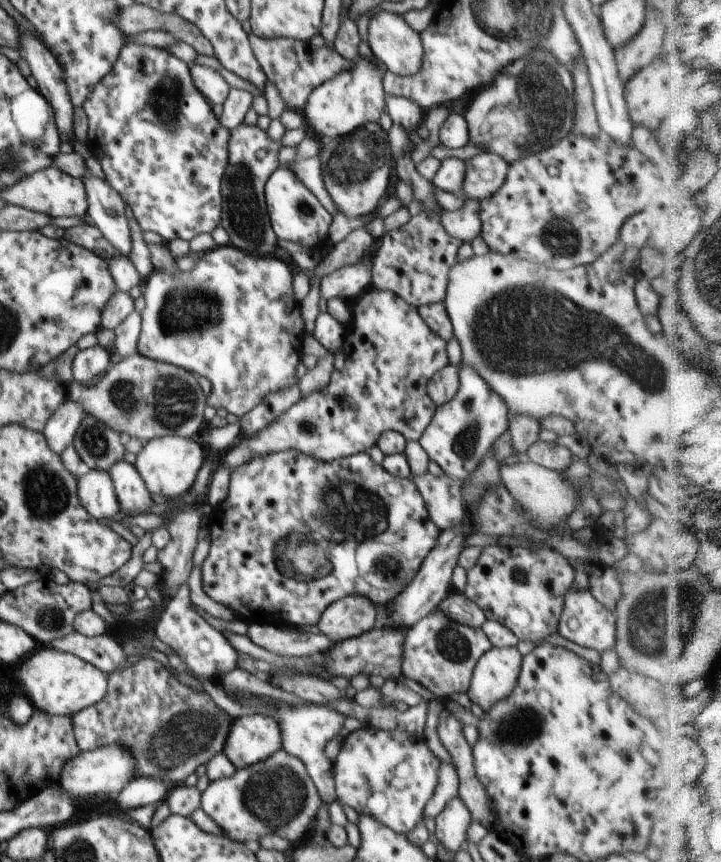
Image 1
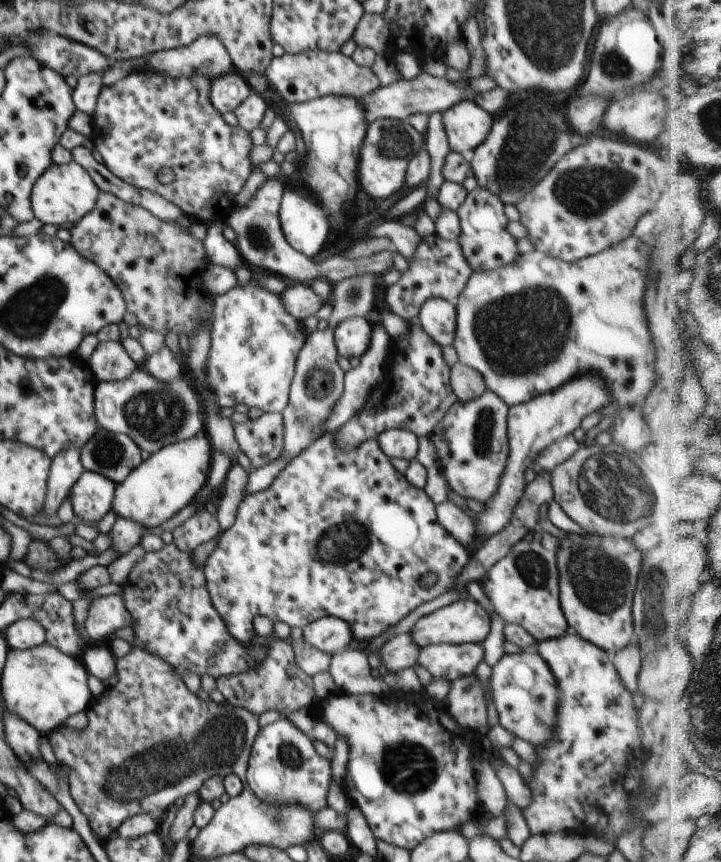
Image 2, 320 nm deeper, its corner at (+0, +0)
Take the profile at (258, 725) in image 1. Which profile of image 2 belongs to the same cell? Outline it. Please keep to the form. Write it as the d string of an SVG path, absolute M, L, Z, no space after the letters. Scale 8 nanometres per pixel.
M282 717L258 731L247 768L248 786L268 804L306 807L316 814L329 806L329 790L335 788L331 760L320 756L314 740L296 725Z

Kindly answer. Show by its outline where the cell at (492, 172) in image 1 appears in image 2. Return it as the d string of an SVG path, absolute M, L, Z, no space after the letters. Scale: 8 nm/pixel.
M478 186L467 194L457 210L461 225L458 242L473 272L492 271L513 264L521 256L516 238L508 232L509 220L504 213L504 206L496 193Z

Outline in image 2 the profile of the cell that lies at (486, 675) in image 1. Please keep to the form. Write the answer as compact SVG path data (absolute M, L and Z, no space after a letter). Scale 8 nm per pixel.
M522 651L520 654L504 654L492 667L489 682L500 725L538 747L551 741L561 696L556 677L540 653Z

